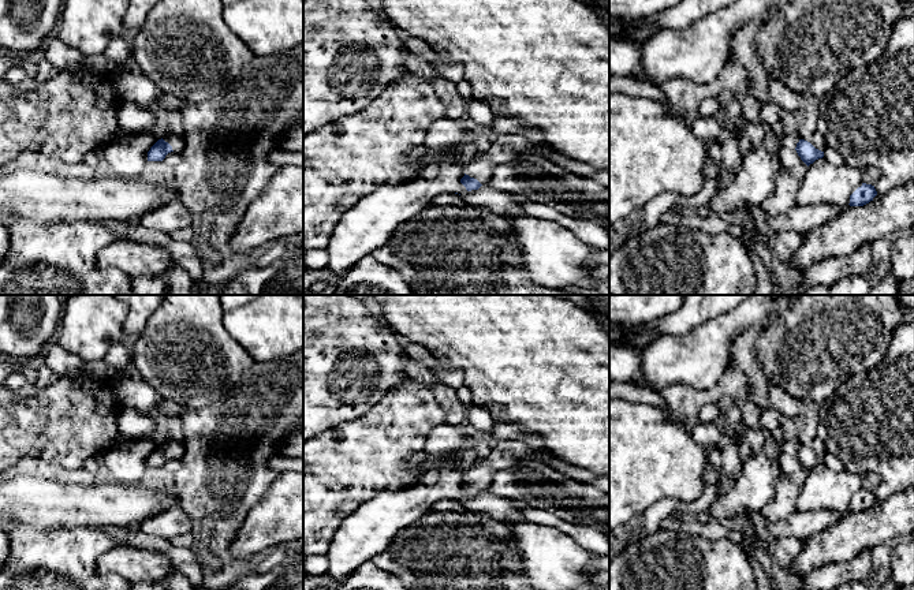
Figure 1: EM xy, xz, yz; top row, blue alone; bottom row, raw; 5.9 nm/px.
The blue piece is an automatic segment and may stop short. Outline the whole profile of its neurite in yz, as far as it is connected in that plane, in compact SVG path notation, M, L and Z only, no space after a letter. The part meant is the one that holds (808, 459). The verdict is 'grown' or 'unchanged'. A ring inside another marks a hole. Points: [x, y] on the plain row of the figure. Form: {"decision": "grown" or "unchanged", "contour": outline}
{"decision": "grown", "contour": "M784 438L780 445L780 452L784 455L797 456L801 466L809 473L816 466L824 463L824 458L816 455L810 448L801 445L797 438L787 440Z"}

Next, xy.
{"decision": "grown", "contour": "M169 440L158 445L148 458L148 467L163 467L171 458L180 459L184 453L184 442L182 440Z"}

